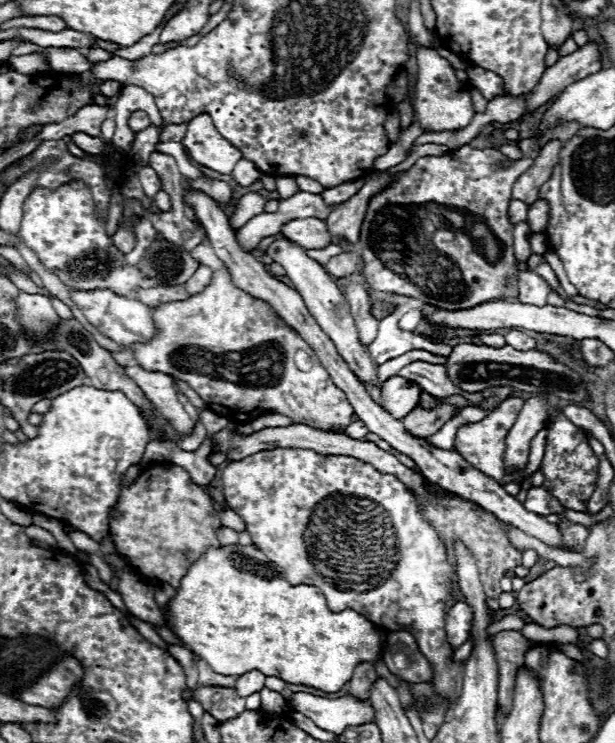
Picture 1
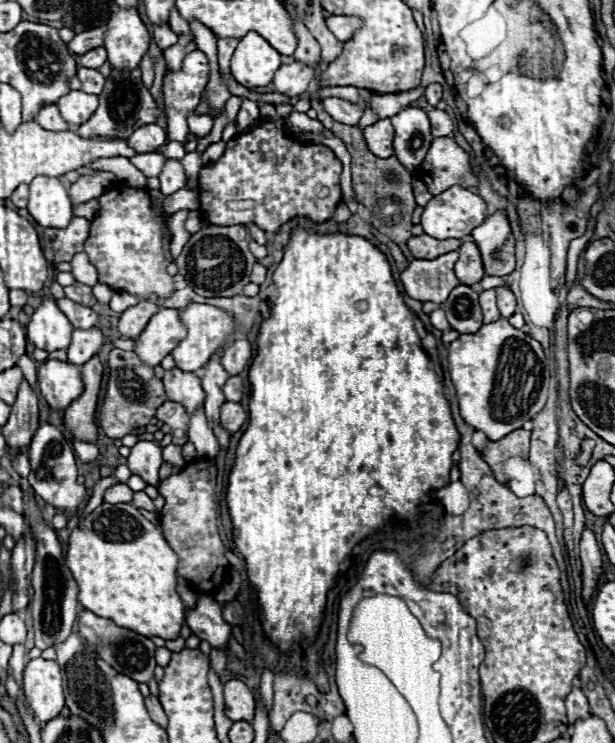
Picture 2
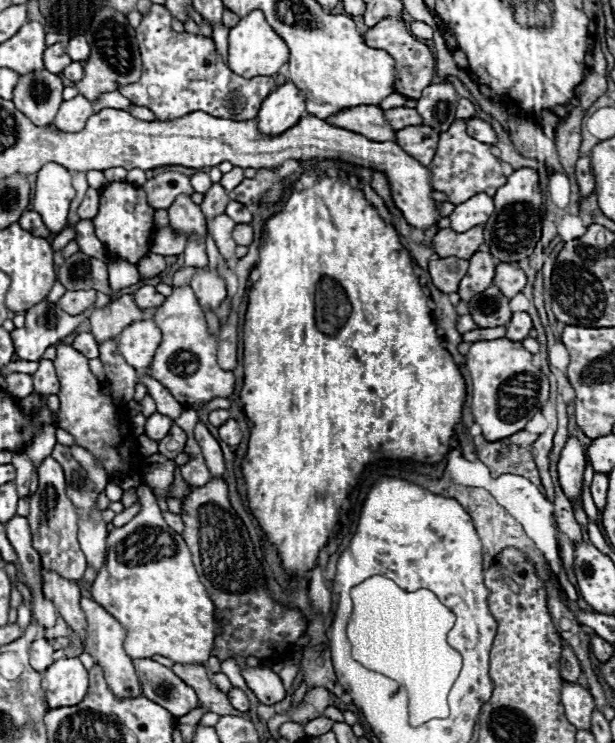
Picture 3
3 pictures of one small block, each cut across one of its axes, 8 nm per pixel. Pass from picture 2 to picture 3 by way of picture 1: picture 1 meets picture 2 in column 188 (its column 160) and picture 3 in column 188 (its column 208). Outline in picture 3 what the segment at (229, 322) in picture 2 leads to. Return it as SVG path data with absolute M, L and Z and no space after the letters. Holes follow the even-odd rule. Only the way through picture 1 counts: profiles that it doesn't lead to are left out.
M190 240L186 244L186 250L184 250L184 268L188 268L188 266L202 266L204 262L208 262L206 246L196 242L196 240ZM188 284L174 288L174 292L164 300L164 304L156 308L152 320L162 330L162 342L148 368L150 376L158 380L162 386L166 386L184 408L192 408L194 404L200 402L210 402L212 398L218 396L228 398L234 392L236 378L232 372L218 368L216 362L218 342L208 332L204 310L194 290ZM180 352L190 352L190 354L180 354Z

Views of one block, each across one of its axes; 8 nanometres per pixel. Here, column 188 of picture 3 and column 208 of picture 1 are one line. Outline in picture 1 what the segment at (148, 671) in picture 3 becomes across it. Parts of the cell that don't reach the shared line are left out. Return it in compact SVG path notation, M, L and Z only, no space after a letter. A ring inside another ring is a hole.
M198 686L196 700L202 704L206 712L210 712L218 722L232 720L246 710L246 700L236 694L234 688L214 688L214 686Z

